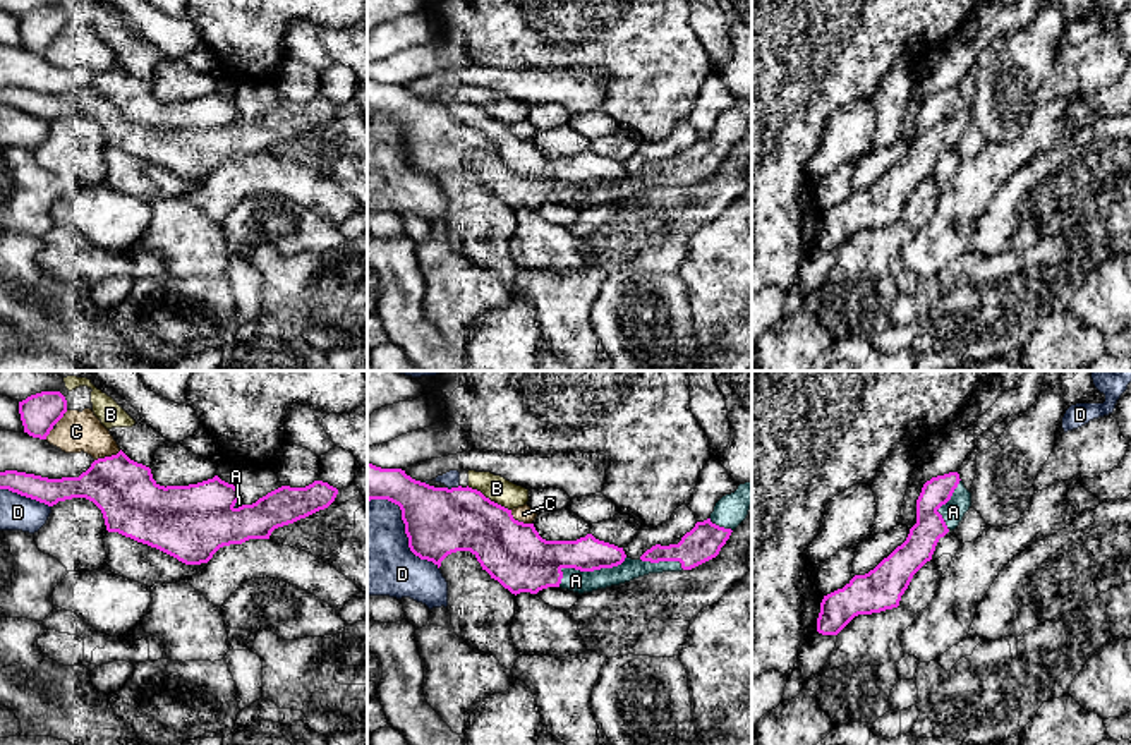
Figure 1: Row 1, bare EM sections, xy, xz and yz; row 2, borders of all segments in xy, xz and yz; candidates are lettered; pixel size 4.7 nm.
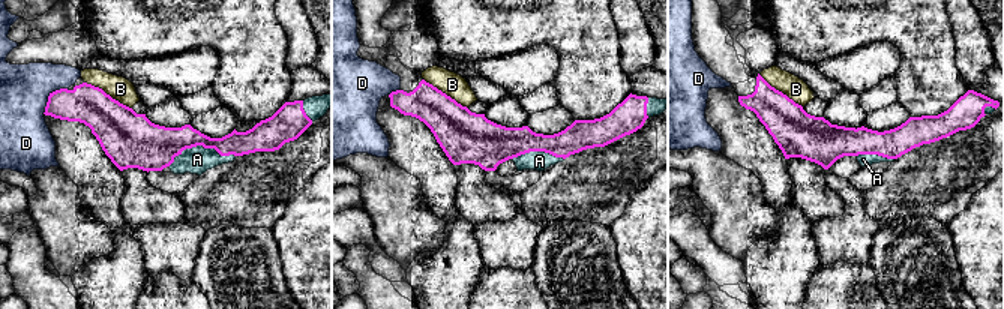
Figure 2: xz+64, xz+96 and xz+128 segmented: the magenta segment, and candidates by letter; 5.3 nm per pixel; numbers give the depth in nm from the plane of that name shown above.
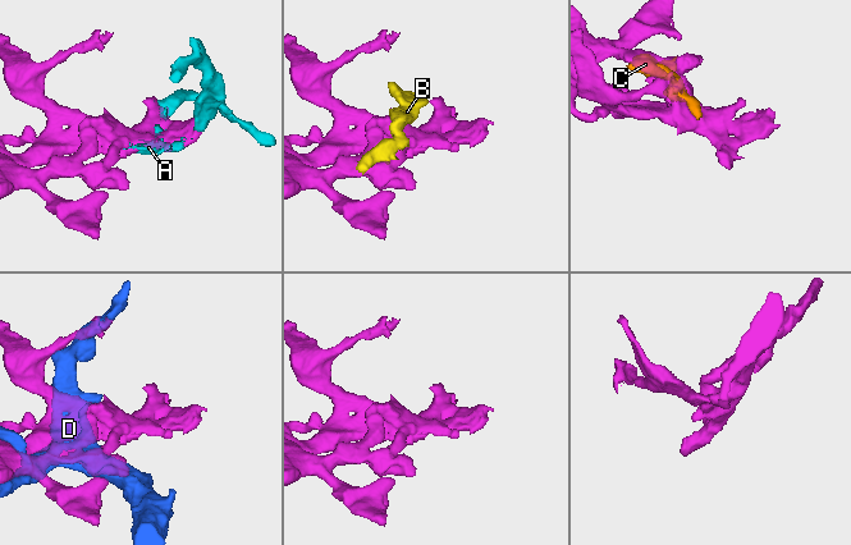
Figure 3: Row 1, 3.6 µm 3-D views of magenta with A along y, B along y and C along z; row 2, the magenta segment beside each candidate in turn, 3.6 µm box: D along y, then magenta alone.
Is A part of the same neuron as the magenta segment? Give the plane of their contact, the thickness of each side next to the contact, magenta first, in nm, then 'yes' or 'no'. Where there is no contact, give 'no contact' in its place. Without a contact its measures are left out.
xz | 260/100 nm | yes

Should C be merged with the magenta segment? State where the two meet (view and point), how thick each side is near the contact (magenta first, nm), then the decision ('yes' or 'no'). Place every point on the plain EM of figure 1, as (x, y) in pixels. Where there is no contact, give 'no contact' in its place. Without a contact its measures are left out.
xy (107, 72) | 300/190 nm | no

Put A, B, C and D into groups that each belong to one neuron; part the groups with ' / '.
A / B / C / D

